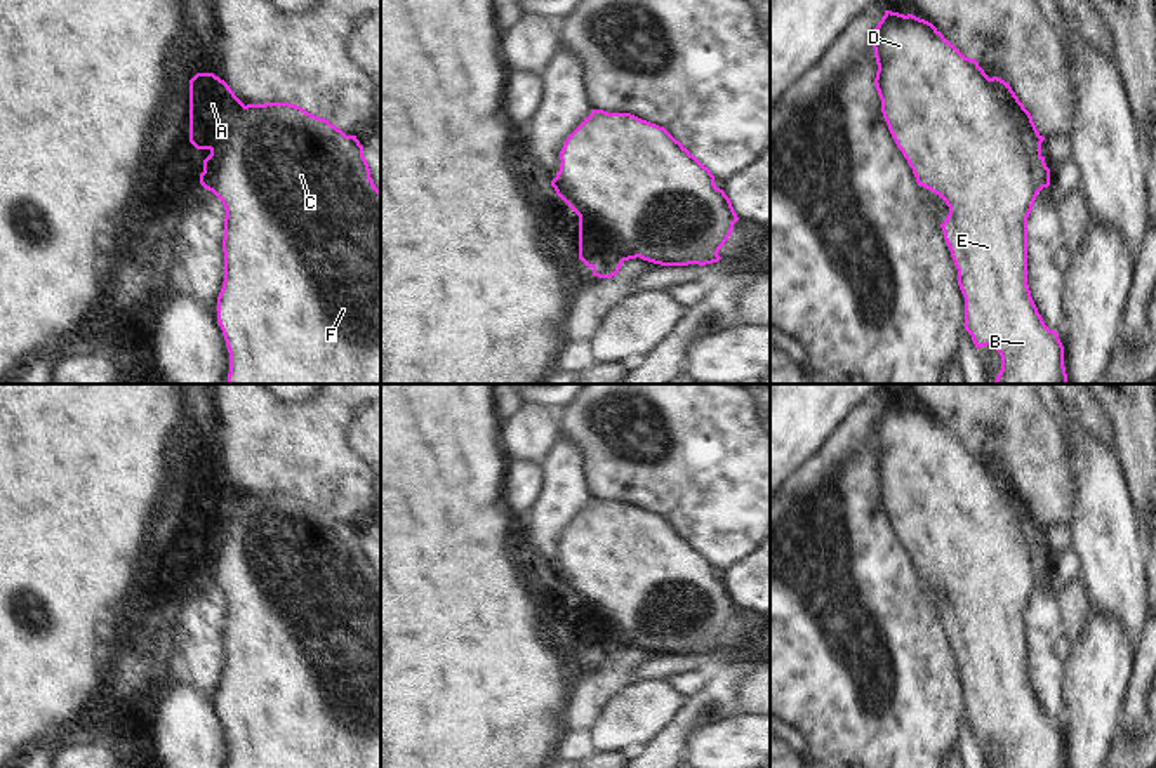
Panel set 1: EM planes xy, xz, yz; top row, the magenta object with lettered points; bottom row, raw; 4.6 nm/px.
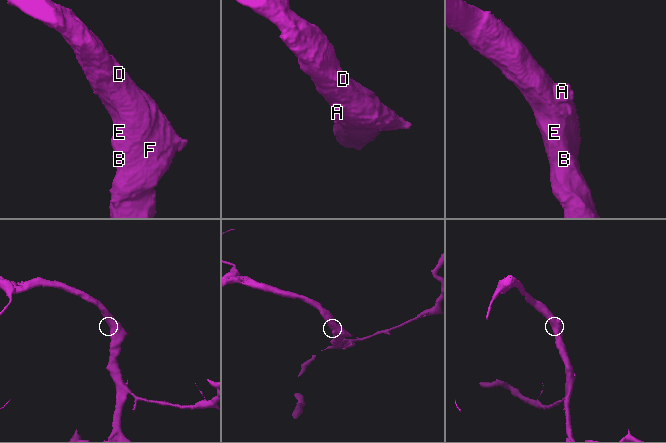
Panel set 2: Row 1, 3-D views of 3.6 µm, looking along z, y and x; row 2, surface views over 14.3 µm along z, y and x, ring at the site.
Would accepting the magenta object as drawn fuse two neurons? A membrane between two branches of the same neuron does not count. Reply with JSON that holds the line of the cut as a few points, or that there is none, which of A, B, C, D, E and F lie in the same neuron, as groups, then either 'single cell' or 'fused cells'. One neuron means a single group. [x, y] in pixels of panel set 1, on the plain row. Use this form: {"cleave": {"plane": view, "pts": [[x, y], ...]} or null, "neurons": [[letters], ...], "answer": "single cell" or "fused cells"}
{"cleave": null, "neurons": [["A", "B", "C", "D", "E", "F"]], "answer": "single cell"}

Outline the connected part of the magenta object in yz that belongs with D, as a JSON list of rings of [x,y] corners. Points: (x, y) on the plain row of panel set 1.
[[[885,400],[871,434],[878,454],[874,474],[888,520],[918,575],[939,584],[949,596],[940,617],[965,686],[965,719],[977,738],[991,735],[1000,742],[1001,759],[996,768],[1067,768],[1064,735],[1059,723],[1045,714],[1027,674],[1027,606],[1038,582],[1050,575],[1050,558],[1041,544],[1045,526],[1031,502],[1010,473],[989,467],[975,448],[965,447],[932,412],[913,403]]]

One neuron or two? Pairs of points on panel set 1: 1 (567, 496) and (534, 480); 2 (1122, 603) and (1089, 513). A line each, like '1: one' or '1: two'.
1: two
2: one

